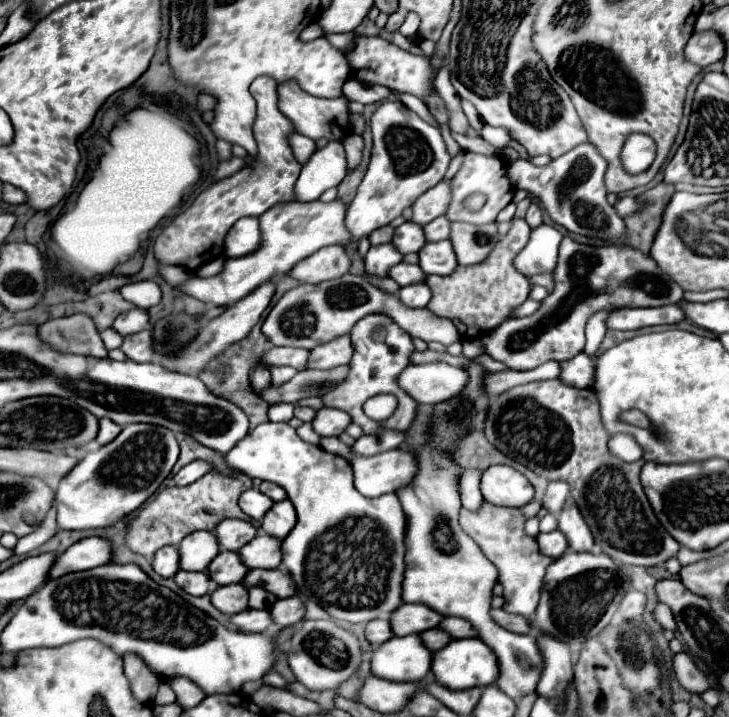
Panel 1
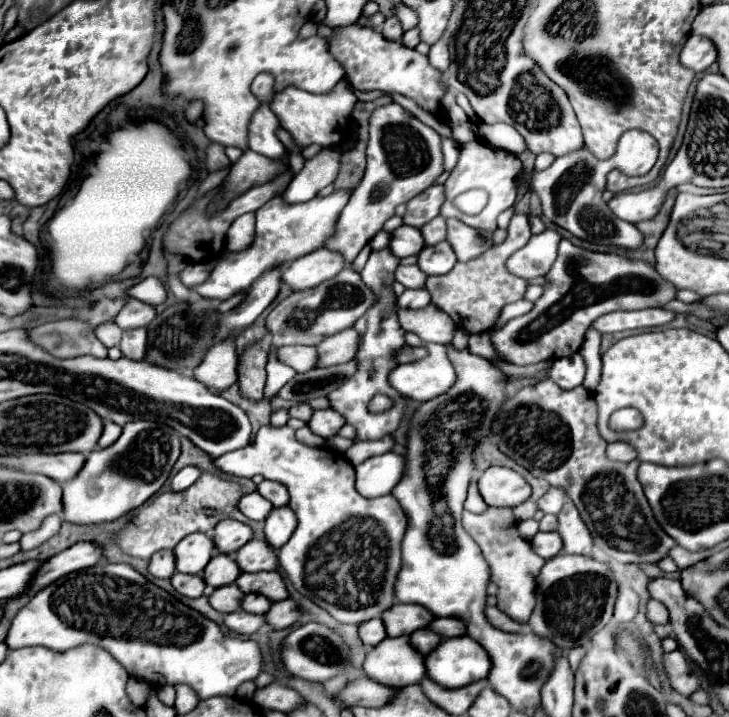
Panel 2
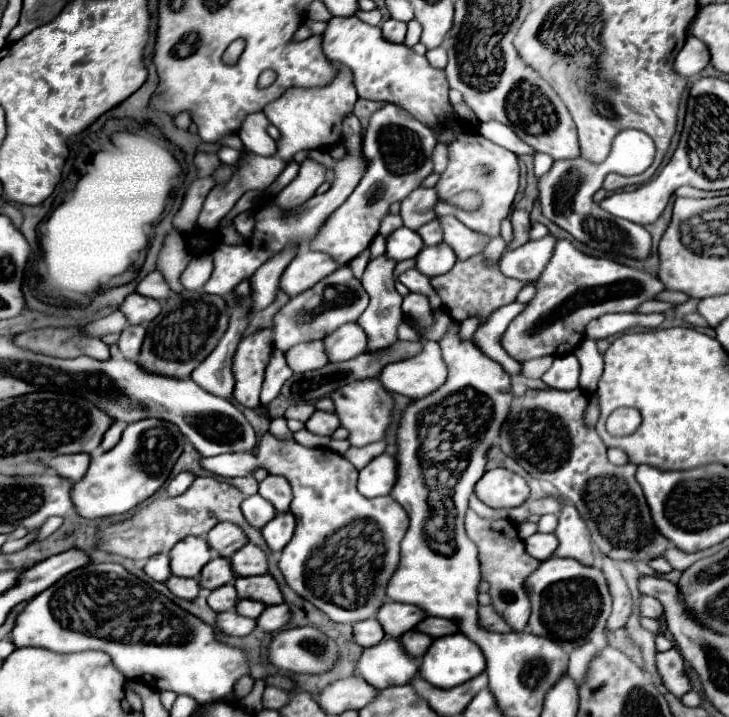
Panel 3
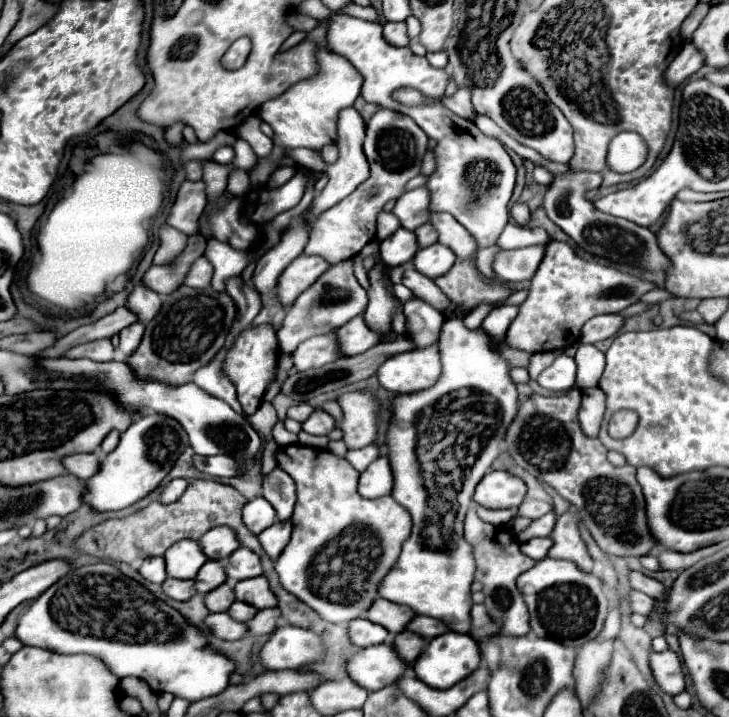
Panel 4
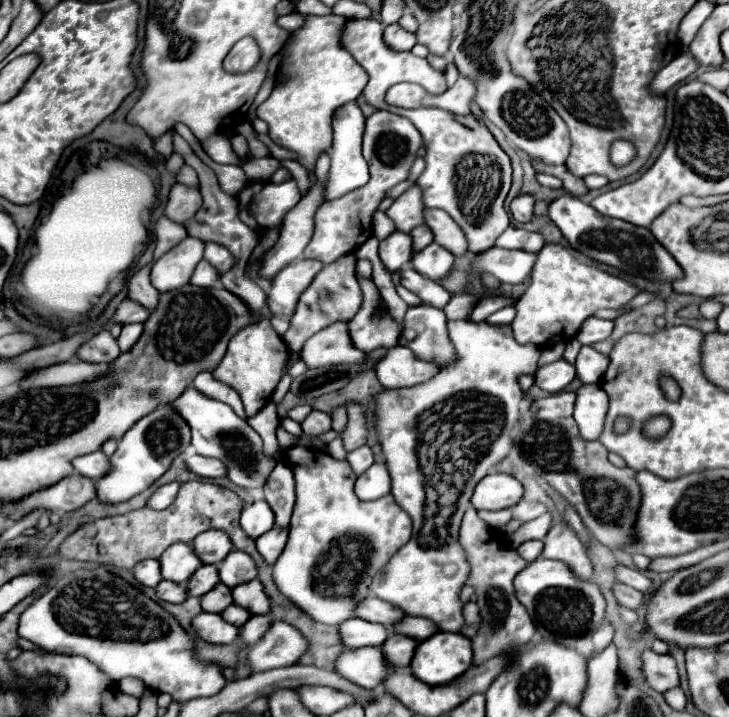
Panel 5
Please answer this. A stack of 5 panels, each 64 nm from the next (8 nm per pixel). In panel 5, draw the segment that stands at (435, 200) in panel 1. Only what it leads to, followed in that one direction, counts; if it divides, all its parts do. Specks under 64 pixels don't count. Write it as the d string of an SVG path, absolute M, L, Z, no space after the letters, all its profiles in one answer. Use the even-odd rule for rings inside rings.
M412 186L394 200L394 204L386 210L386 216L396 224L396 230L410 232L424 222L422 208L422 192L418 186Z

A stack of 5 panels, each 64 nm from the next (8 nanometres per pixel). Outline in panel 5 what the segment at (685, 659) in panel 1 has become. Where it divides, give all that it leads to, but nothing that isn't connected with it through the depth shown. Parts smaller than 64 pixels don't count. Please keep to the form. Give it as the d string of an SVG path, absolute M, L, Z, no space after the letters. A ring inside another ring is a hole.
M646 648L640 660L642 660L642 676L650 688L654 688L656 692L666 692L678 686L678 670L670 654L656 654L650 648Z

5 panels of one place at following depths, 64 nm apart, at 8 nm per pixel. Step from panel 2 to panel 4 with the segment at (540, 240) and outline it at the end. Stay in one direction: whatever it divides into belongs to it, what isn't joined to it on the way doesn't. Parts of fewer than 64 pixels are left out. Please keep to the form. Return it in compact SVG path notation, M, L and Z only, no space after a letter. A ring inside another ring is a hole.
M528 246L518 250L500 250L494 256L492 270L504 282L530 280L542 260L544 246Z

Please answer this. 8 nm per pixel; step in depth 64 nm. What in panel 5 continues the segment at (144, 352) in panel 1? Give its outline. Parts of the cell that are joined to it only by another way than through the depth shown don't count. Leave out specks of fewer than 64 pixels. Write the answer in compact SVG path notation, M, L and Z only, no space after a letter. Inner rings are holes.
M124 324L124 326L122 326L122 332L120 332L120 336L118 336L120 350L122 350L122 352L130 350L130 348L138 342L140 334L142 334L142 324Z

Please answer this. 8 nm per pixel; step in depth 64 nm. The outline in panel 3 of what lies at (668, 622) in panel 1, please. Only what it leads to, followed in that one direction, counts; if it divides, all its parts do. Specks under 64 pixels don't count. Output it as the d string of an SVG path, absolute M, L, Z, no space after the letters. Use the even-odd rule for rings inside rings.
M650 596L640 598L640 614L648 618L658 618L662 614L662 604Z

